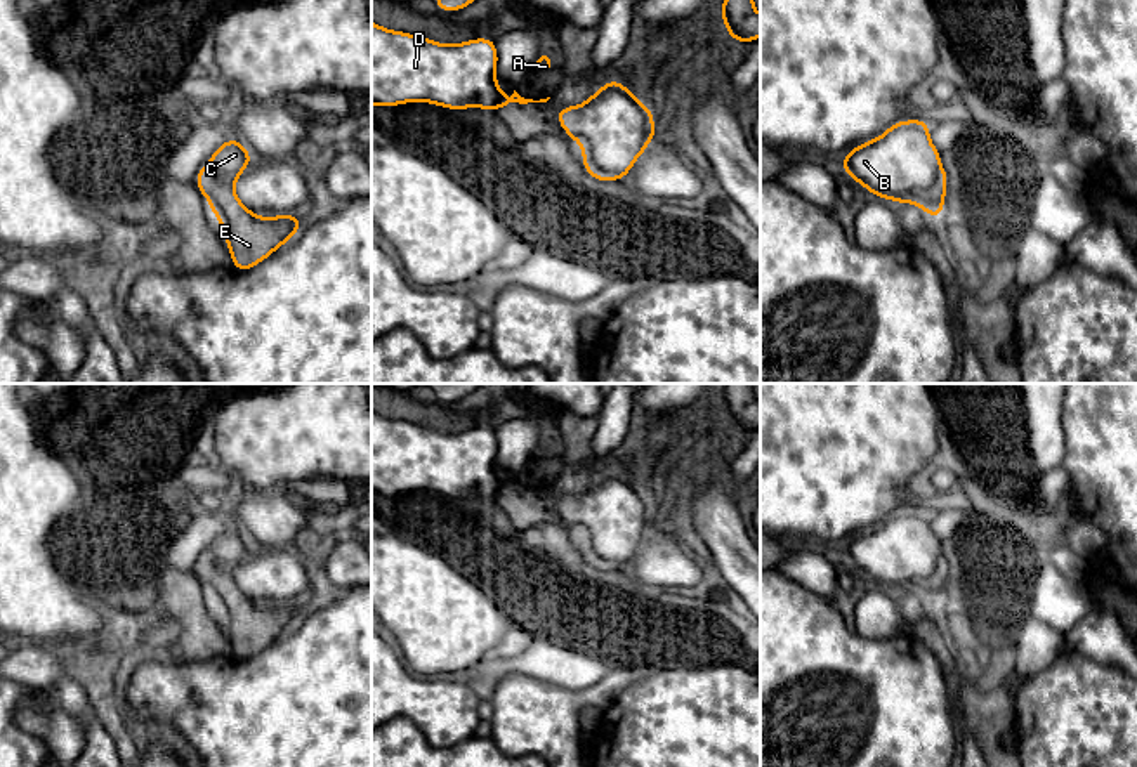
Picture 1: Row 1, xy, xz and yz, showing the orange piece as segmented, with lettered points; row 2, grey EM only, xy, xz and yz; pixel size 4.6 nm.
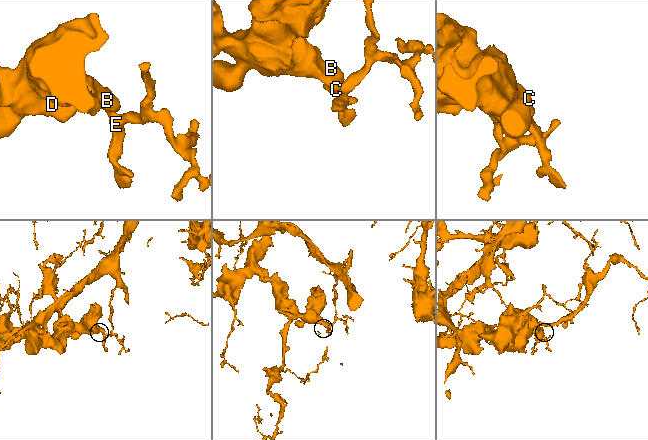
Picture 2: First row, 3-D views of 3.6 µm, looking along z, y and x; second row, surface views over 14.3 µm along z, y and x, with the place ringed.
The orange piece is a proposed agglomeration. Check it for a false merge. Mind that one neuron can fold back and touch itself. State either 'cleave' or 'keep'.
cleave

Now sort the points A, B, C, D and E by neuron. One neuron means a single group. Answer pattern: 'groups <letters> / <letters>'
groups A B C D / E

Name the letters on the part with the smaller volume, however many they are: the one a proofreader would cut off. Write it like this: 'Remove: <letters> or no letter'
Remove: E

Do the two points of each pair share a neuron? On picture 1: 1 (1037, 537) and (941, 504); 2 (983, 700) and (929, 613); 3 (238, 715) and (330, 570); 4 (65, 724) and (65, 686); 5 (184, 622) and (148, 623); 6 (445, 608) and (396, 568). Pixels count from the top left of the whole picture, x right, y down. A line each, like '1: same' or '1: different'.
1: same
2: same
3: different
4: different
5: different
6: same

